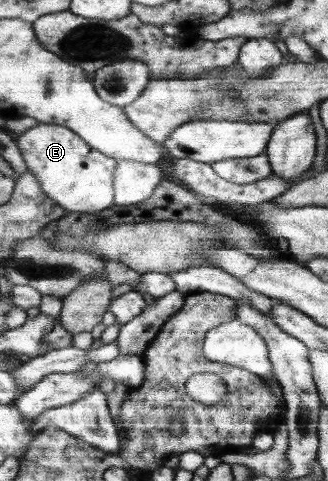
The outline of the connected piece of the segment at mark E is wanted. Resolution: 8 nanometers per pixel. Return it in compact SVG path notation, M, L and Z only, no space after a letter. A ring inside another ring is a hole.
M41 123L25 134L17 135L31 172L41 181L44 195L67 212L99 212L114 204L114 174L117 160L89 146L68 126Z

